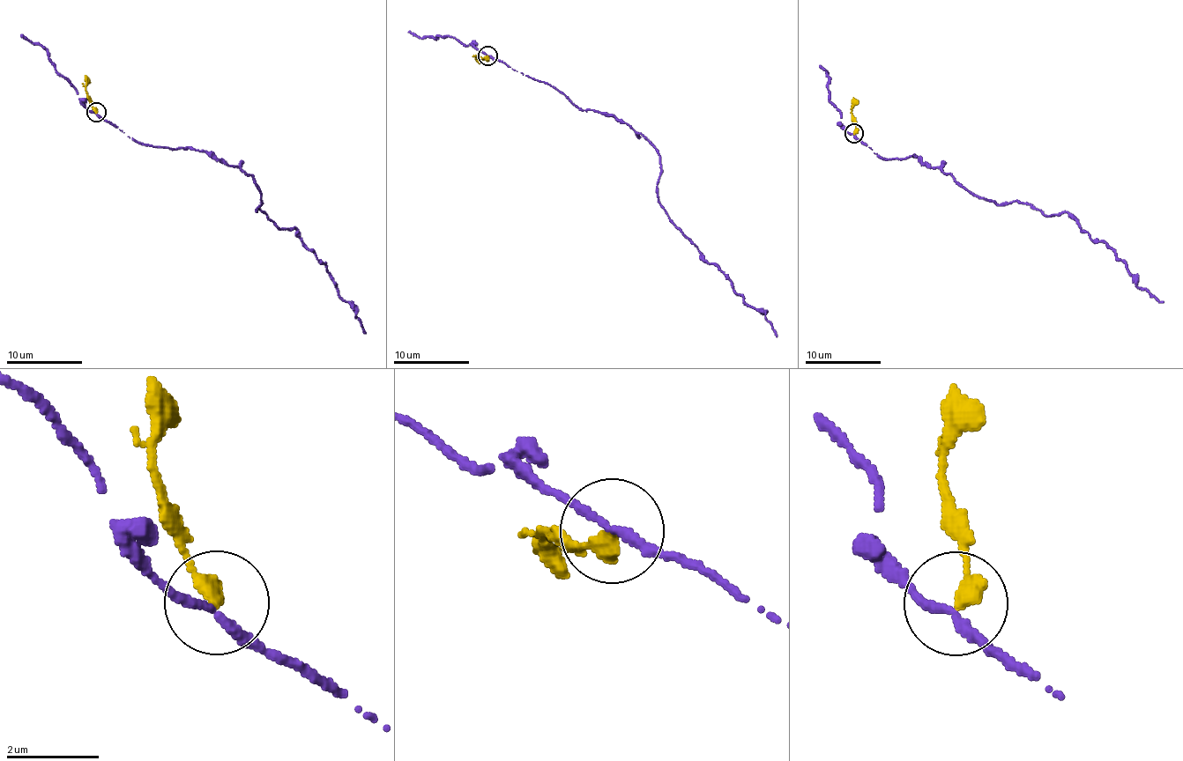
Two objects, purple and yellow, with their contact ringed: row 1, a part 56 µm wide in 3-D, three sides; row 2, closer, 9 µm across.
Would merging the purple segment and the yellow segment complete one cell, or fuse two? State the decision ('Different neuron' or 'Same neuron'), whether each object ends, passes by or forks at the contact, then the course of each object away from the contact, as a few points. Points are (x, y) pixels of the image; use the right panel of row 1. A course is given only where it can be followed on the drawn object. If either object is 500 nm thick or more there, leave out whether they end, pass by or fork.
Different neuron. At the ring purple passes by. At the ring yellow ends. Course of purple: (853, 133), (883, 159), (918, 157), (998, 203), (1066, 212), (1113, 250), (1137, 285), (1164, 301). Course of yellow: (853, 133), (852, 97)

